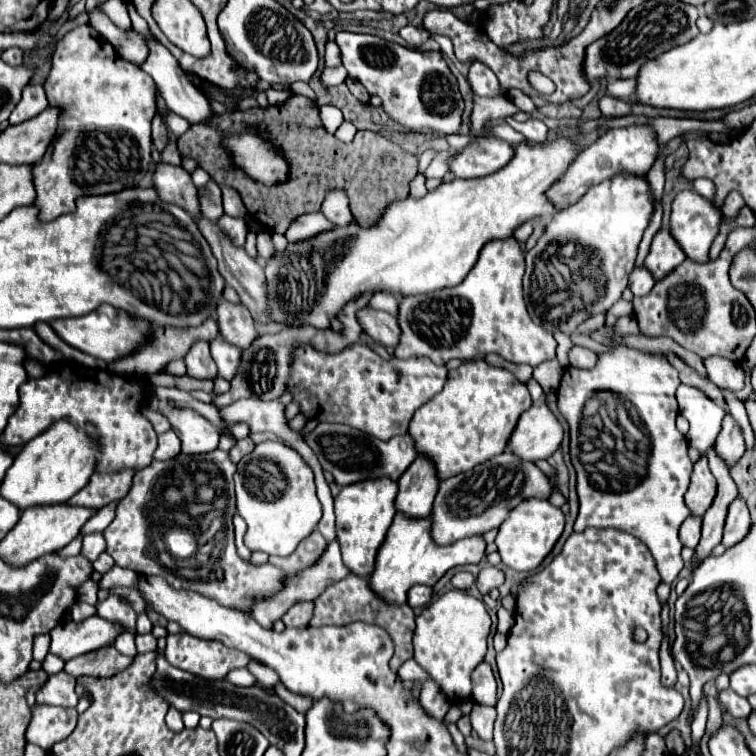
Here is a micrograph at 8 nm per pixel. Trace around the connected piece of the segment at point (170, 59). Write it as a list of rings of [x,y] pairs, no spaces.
[[[131,7],[131,19],[133,19],[135,31],[145,39],[145,43],[147,43],[147,47],[149,47],[149,55],[147,55],[147,59],[139,65],[139,69],[153,77],[153,81],[157,83],[157,89],[159,89],[161,97],[165,99],[167,107],[169,107],[173,113],[177,113],[179,117],[185,117],[191,125],[201,123],[201,121],[207,121],[207,119],[211,117],[211,105],[209,105],[207,97],[187,79],[187,73],[181,69],[181,65],[177,63],[177,59],[151,35],[151,31],[149,31],[145,19],[139,17],[133,7]]]

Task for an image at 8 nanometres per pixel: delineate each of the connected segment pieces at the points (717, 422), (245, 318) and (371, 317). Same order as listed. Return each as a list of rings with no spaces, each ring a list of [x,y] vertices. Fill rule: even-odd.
[[[681,385],[677,389],[677,401],[681,415],[691,423],[687,433],[689,445],[705,451],[715,443],[717,431],[721,429],[721,421],[725,417],[725,409],[717,407],[703,391],[689,385]]]
[[[219,299],[217,323],[221,329],[221,337],[237,347],[247,349],[257,337],[251,313],[243,303],[229,303],[225,299]]]
[[[363,307],[357,311],[357,321],[361,329],[381,345],[391,345],[395,347],[399,341],[399,325],[393,315],[387,311],[377,311],[371,307]]]

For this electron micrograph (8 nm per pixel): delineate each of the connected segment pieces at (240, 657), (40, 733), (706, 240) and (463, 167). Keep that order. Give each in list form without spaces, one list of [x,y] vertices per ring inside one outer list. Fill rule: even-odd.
[[[167,635],[167,661],[199,677],[225,679],[235,667],[245,667],[251,657],[217,641],[193,639],[193,635]]]
[[[35,705],[33,719],[27,729],[27,741],[43,749],[67,739],[77,725],[77,711],[51,705]]]
[[[681,191],[673,201],[671,237],[695,263],[709,261],[709,249],[719,233],[721,215],[707,199],[693,191]]]
[[[471,137],[463,151],[449,161],[449,171],[459,179],[485,177],[505,167],[511,155],[513,149],[499,137]]]

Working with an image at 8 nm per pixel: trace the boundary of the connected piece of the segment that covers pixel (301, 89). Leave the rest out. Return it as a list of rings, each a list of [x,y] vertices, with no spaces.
[[[295,82],[290,86],[290,88],[295,94],[300,94],[308,97],[314,103],[314,105],[318,107],[317,97],[307,83]]]

